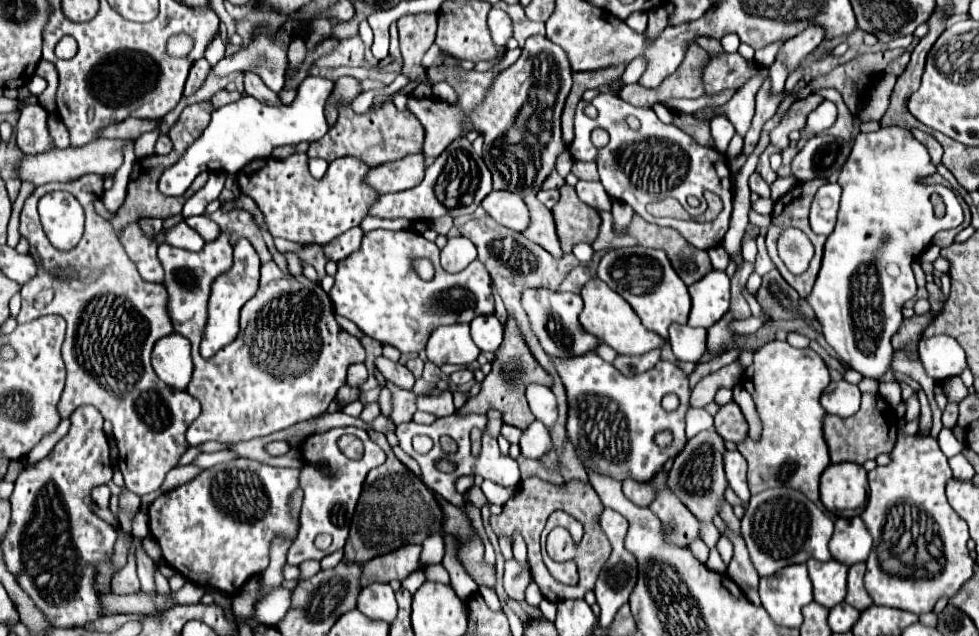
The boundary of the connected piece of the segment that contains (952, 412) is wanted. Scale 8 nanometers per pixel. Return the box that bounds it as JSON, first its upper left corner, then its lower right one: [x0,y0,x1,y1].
[942,403,958,429]

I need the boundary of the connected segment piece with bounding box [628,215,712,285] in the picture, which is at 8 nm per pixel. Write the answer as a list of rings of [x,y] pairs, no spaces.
[[[634,215],[628,235],[636,237],[642,247],[654,247],[654,249],[666,251],[668,259],[672,261],[674,271],[682,277],[682,281],[686,285],[696,283],[698,279],[702,279],[704,275],[708,275],[712,271],[708,253],[692,247],[674,229],[646,223],[640,215]]]

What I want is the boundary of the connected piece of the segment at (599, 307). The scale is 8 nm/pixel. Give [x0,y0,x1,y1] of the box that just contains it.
[580,279,664,355]

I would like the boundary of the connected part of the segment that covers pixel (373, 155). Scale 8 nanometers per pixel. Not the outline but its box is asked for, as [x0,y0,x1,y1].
[308,101,424,167]

